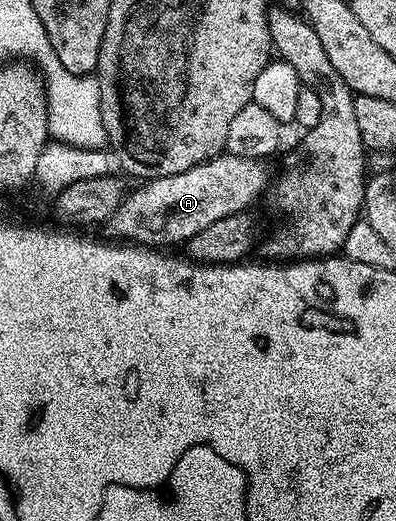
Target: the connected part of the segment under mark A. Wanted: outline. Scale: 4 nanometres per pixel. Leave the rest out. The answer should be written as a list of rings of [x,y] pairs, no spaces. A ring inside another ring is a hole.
[[[226,151],[219,157],[212,157],[206,163],[198,163],[198,167],[190,167],[190,171],[182,171],[178,175],[166,175],[145,180],[136,190],[125,192],[118,211],[106,222],[113,238],[124,243],[135,243],[149,247],[172,247],[168,245],[183,246],[198,231],[206,231],[210,223],[218,223],[226,215],[242,213],[253,208],[252,204],[264,193],[264,188],[269,188],[268,169],[263,160],[242,159],[230,155]]]

